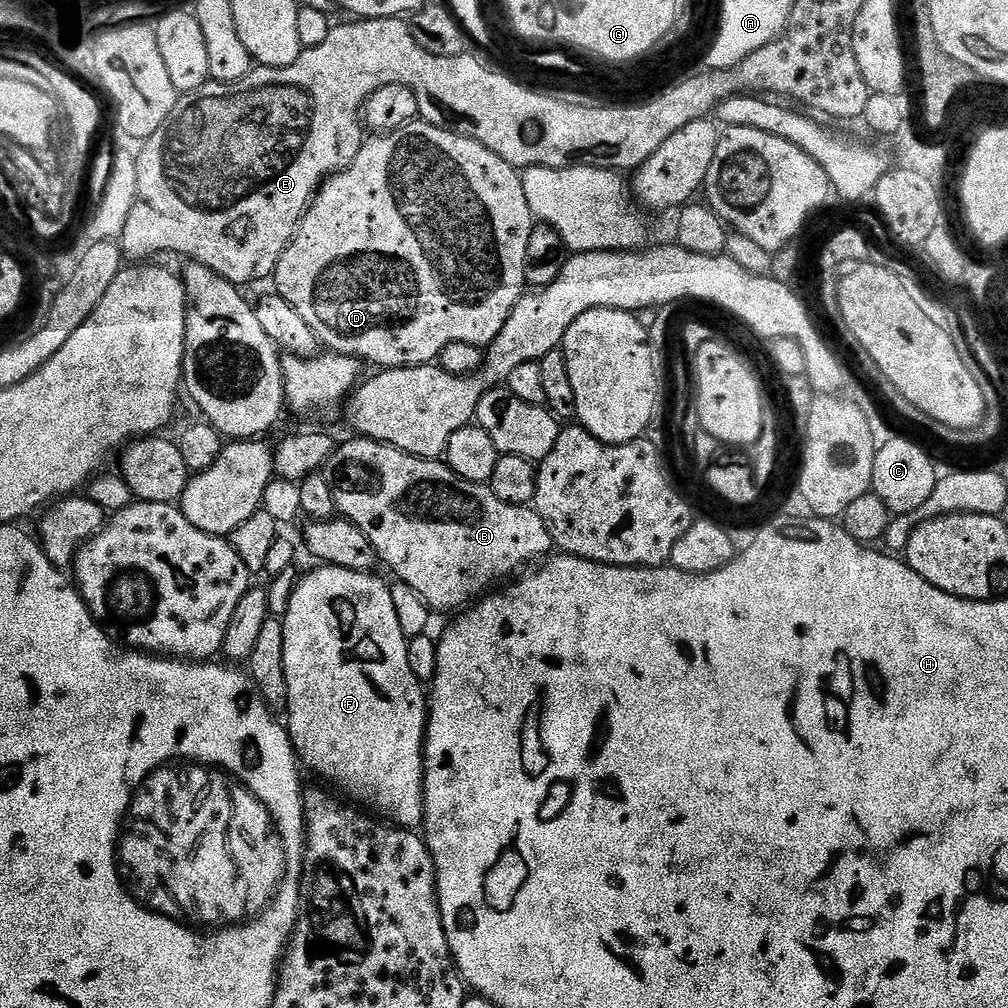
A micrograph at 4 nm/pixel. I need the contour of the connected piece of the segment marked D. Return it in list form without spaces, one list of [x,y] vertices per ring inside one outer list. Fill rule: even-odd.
[[[419,118],[411,120],[408,124],[403,124],[398,130],[381,132],[373,135],[371,138],[373,140],[366,141],[367,139],[365,139],[359,145],[361,148],[356,152],[356,161],[349,168],[348,165],[341,167],[336,175],[329,176],[321,184],[320,191],[313,197],[312,203],[308,205],[307,212],[304,213],[304,219],[300,227],[296,230],[296,236],[286,246],[286,250],[278,262],[274,273],[274,281],[276,280],[276,286],[274,286],[275,291],[302,316],[303,321],[310,326],[310,329],[317,336],[319,343],[325,349],[333,352],[341,352],[344,356],[355,356],[357,360],[363,362],[365,365],[377,364],[375,367],[380,370],[387,370],[389,368],[419,368],[422,364],[432,364],[433,362],[439,361],[442,350],[446,350],[446,346],[450,346],[450,342],[470,342],[470,346],[487,349],[488,345],[496,341],[498,334],[502,330],[502,326],[506,326],[506,318],[510,318],[514,306],[526,292],[526,281],[524,278],[524,271],[526,270],[526,246],[530,242],[530,234],[534,227],[534,221],[532,211],[530,210],[530,202],[526,202],[526,190],[522,190],[521,173],[510,162],[498,158],[498,154],[494,154],[494,150],[486,150],[486,146],[482,146],[482,142],[478,142],[469,136],[460,136],[456,132],[451,132],[448,128],[430,126],[425,120]]]

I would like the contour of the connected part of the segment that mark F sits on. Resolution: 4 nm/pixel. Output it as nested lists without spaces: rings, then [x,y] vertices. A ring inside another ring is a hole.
[[[333,564],[316,566],[313,572],[299,577],[296,589],[290,598],[290,606],[282,619],[284,622],[286,690],[288,691],[286,727],[292,738],[292,747],[295,748],[296,755],[302,761],[303,767],[307,771],[309,768],[310,771],[317,772],[322,779],[337,784],[345,792],[343,795],[349,801],[355,802],[365,809],[373,808],[373,810],[368,810],[375,813],[377,817],[383,818],[387,823],[397,828],[419,829],[424,823],[424,734],[428,730],[429,697],[426,695],[425,685],[420,682],[418,677],[414,676],[408,653],[409,637],[402,634],[398,613],[394,611],[391,587],[387,583],[384,585],[372,572],[346,570]]]

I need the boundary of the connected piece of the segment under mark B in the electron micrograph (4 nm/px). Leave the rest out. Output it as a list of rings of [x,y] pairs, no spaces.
[[[352,439],[356,440],[348,440],[345,444],[343,441],[336,447],[334,454],[324,463],[322,469],[322,475],[330,482],[330,490],[334,490],[337,513],[343,519],[349,520],[354,526],[358,526],[358,530],[362,530],[362,534],[366,534],[366,538],[370,538],[370,546],[374,546],[379,563],[381,565],[385,564],[396,575],[395,579],[399,583],[410,586],[410,590],[418,593],[433,613],[452,611],[452,613],[455,613],[457,610],[471,605],[473,601],[483,597],[493,587],[491,584],[495,580],[500,580],[503,576],[510,575],[511,572],[517,571],[516,573],[519,573],[521,571],[519,568],[523,564],[528,564],[531,560],[536,559],[536,561],[539,561],[553,551],[554,545],[550,534],[546,530],[546,522],[542,522],[542,518],[538,518],[535,507],[514,506],[510,502],[502,502],[502,498],[494,495],[488,484],[475,484],[469,480],[463,480],[461,476],[452,472],[447,463],[441,462],[439,459],[423,460],[420,456],[411,456],[409,452],[403,452],[389,444],[383,444],[380,440]]]

